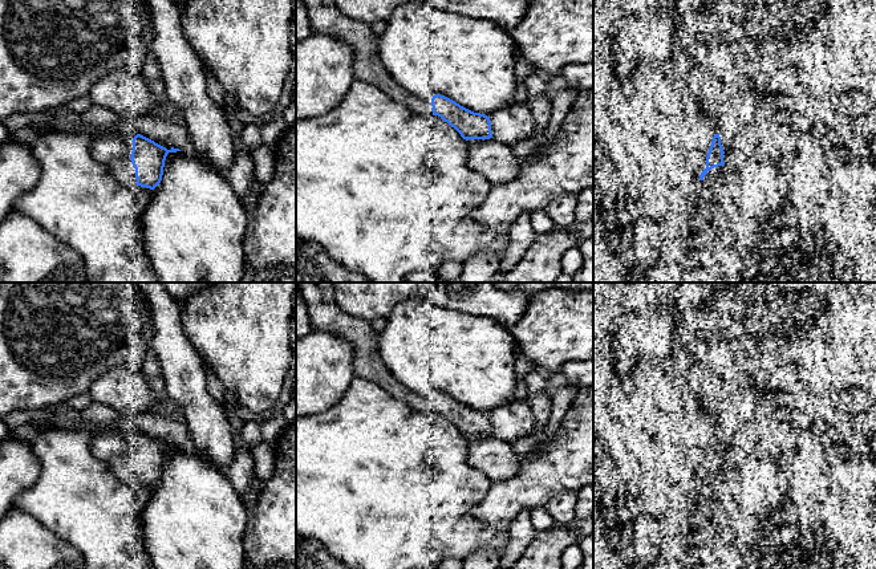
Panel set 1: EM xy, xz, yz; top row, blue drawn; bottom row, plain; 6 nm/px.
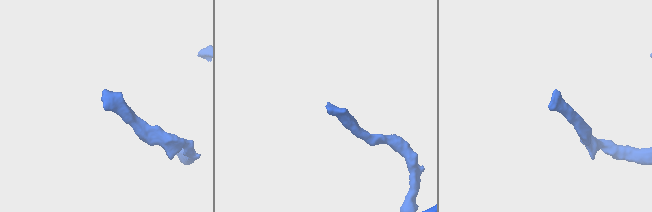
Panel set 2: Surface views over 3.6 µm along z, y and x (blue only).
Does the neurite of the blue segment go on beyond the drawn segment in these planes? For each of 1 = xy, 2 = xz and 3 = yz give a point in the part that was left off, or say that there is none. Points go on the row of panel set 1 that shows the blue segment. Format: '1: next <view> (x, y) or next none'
1: next xy (113, 151)
2: next xz (325, 17)
3: next yz (714, 175)

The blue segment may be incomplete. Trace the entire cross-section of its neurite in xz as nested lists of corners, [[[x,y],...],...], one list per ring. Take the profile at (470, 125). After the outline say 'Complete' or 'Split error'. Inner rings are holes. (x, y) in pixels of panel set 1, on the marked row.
[[[304,0],[304,3],[313,33],[337,37],[353,48],[354,78],[374,84],[390,99],[405,105],[417,115],[441,117],[466,141],[492,138],[487,115],[474,113],[441,94],[433,95],[431,99],[418,98],[401,86],[380,58],[380,34],[373,32],[372,25],[342,15],[336,7],[336,0]]]. Split error

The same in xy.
[[[137,134],[133,139],[122,135],[94,138],[90,151],[97,162],[109,168],[119,184],[154,190],[162,180],[167,154],[181,150],[174,147],[167,150]]]. Split error

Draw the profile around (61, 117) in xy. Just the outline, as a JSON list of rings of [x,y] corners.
[[[66,105],[46,110],[49,114],[50,129],[62,129],[70,133],[88,133],[93,138],[102,135],[122,135],[133,139],[138,134],[137,119],[121,118],[110,130],[101,131],[85,123],[81,114],[68,109]]]

